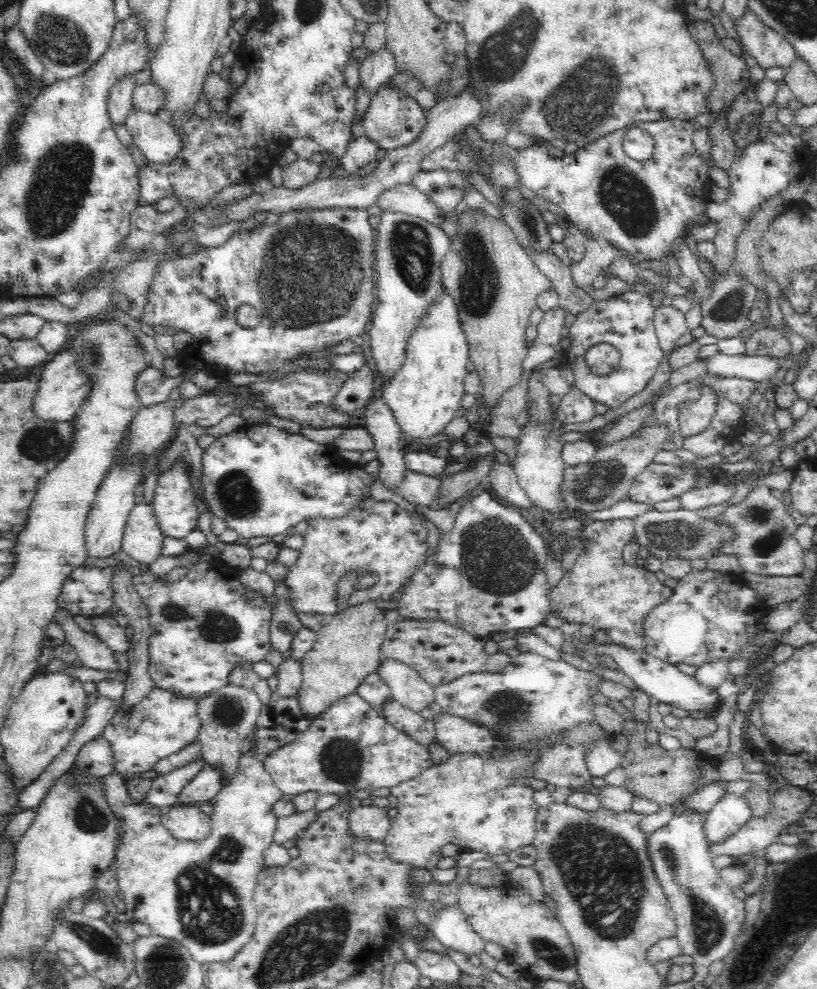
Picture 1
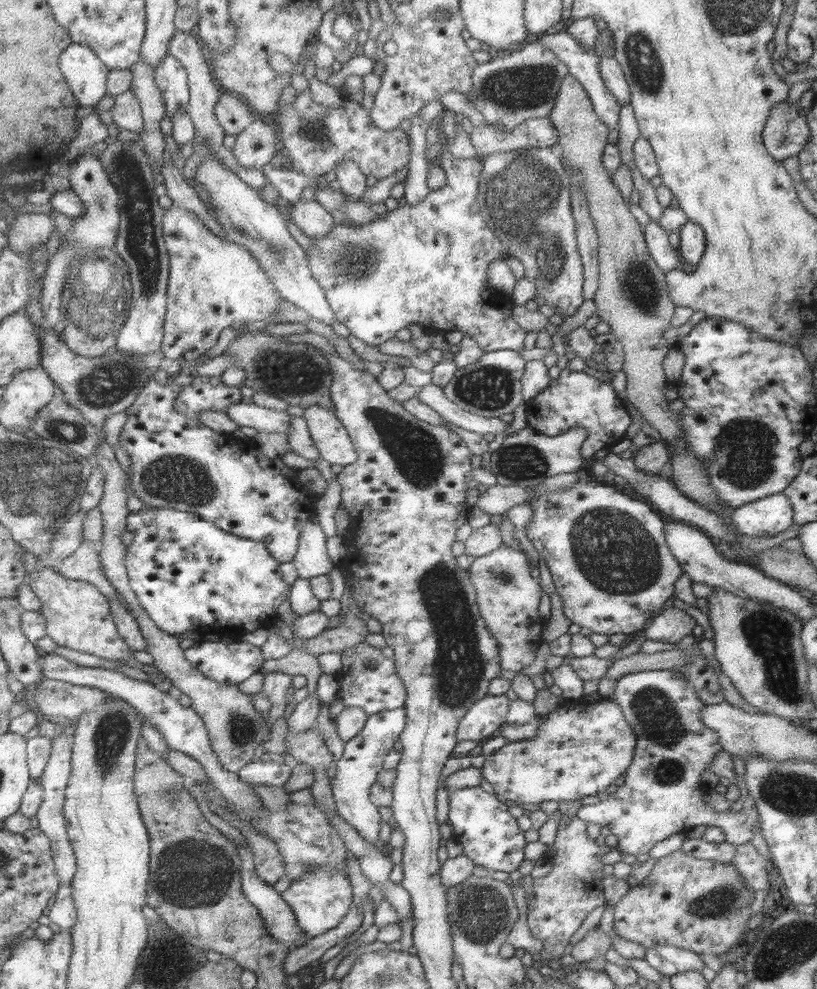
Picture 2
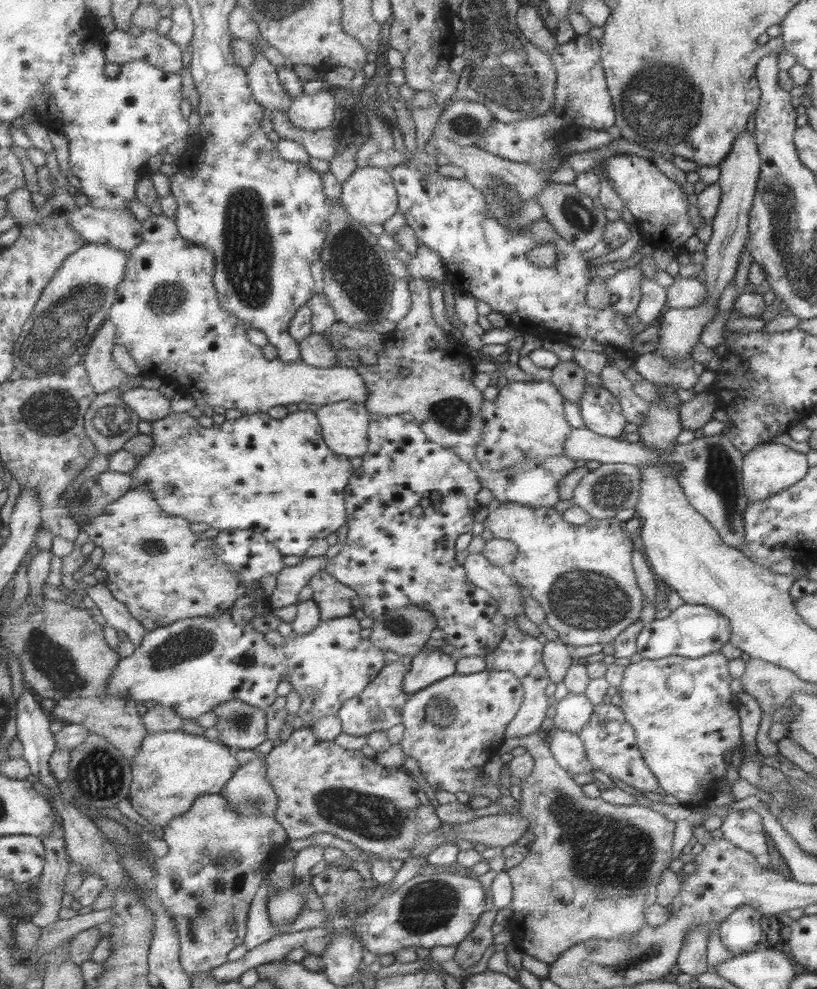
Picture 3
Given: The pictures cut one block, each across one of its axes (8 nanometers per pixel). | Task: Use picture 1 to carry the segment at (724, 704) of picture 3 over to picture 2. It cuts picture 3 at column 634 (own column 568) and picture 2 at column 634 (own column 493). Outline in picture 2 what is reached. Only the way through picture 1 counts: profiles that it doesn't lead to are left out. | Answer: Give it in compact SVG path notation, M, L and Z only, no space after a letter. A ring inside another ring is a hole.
M655 669L625 674L616 680L615 688L610 697L620 706L624 718L632 726L638 736L638 742L632 762L624 773L625 782L616 792L609 793L607 798L591 806L581 806L578 818L586 824L592 823L600 828L606 827L617 837L616 848L624 854L638 854L648 852L660 840L665 840L671 834L686 832L699 825L716 827L726 835L729 844L743 845L751 842L753 829L760 825L754 806L741 809L739 812L714 812L703 802L703 793L708 787L701 781L701 773L711 762L712 757L721 750L714 730L707 728L701 722L701 709L705 702L695 694L695 688L677 672L677 669Z

